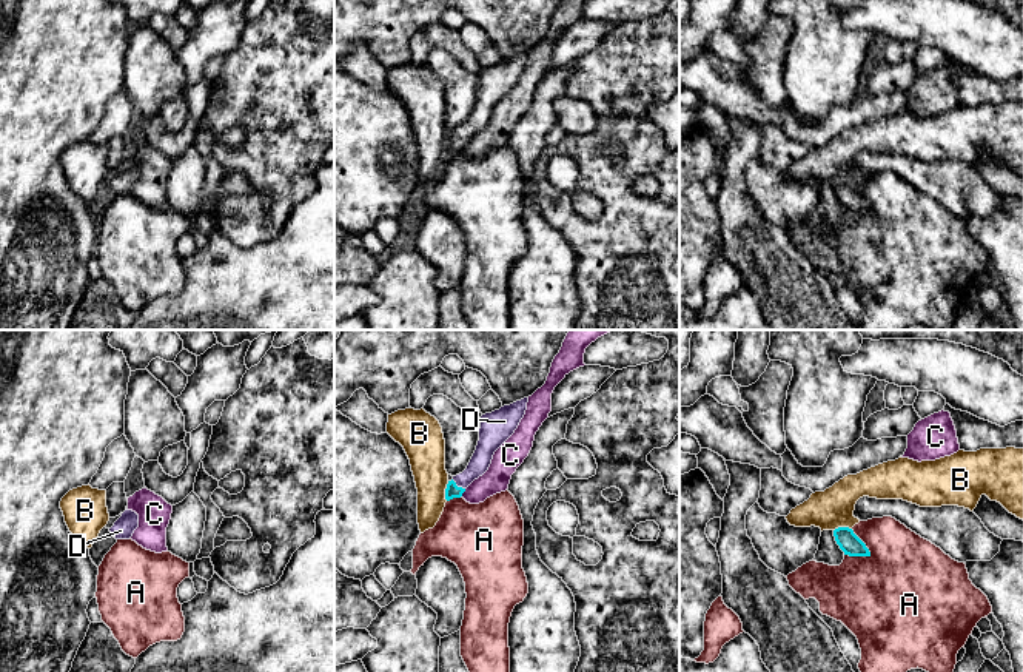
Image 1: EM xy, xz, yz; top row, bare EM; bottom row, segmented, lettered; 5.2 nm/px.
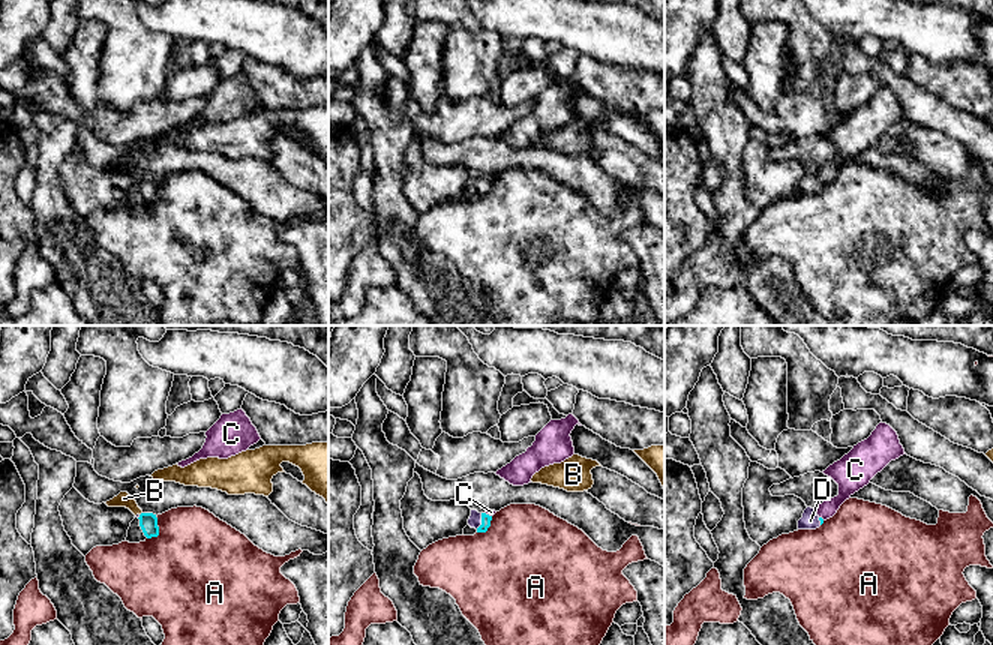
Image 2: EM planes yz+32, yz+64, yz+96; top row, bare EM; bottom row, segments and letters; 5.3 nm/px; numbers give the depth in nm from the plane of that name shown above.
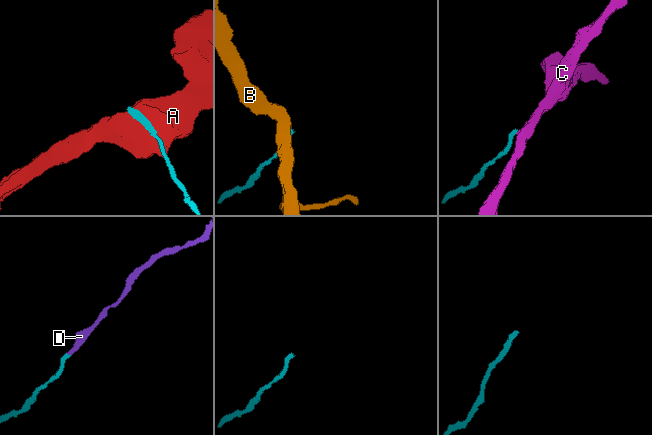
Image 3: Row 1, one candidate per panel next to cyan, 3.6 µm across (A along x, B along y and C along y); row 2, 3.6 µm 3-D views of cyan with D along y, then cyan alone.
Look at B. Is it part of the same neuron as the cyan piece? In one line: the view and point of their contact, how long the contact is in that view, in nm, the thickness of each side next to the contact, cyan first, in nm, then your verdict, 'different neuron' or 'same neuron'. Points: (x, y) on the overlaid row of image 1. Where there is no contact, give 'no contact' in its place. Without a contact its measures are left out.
contact xz (446, 490); length 110 nm; calibres 70 and 200 nm; different neuron

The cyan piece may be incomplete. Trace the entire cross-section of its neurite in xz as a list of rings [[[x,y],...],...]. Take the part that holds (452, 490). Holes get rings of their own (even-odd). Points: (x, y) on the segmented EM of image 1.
[[[524,398],[481,416],[476,450],[467,469],[448,481],[445,489],[447,501],[461,498],[465,489],[488,470],[495,452],[515,433],[521,419],[524,418],[527,402],[528,398]]]

